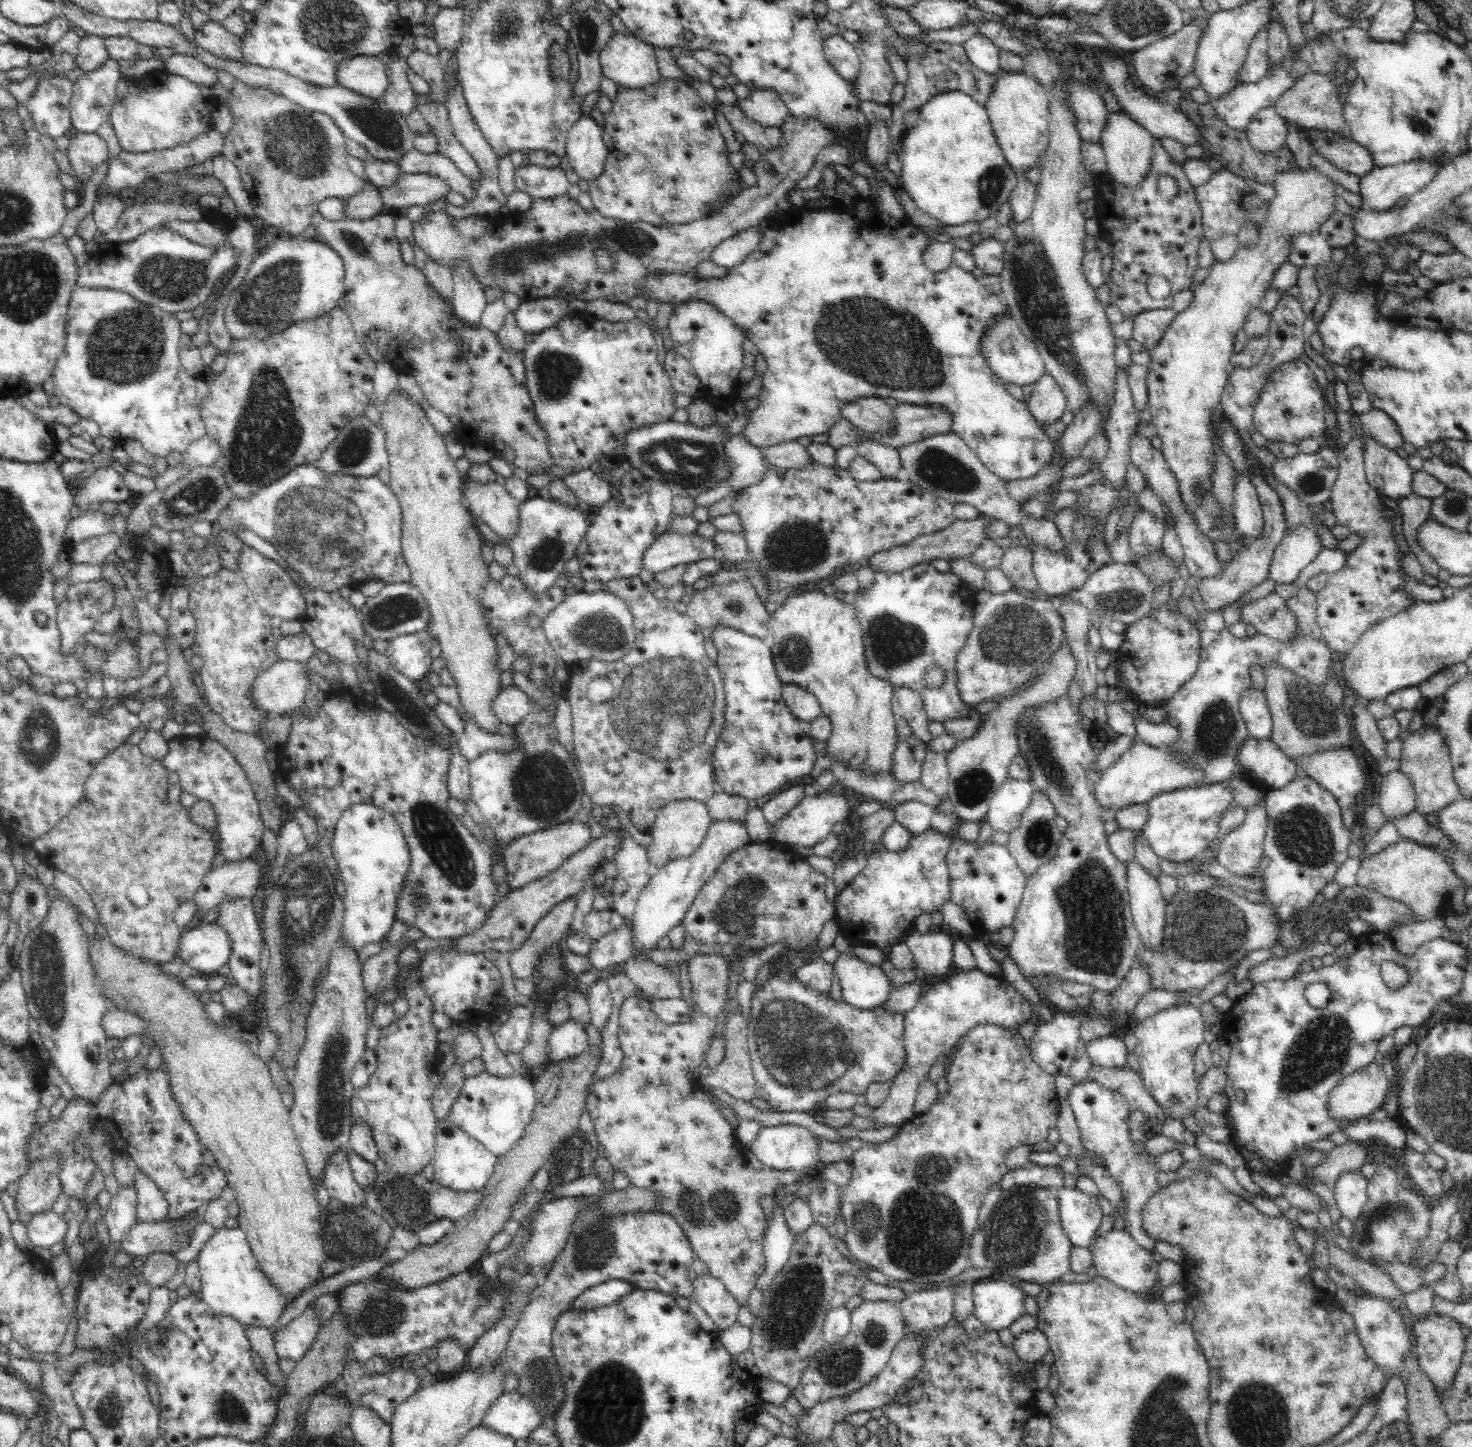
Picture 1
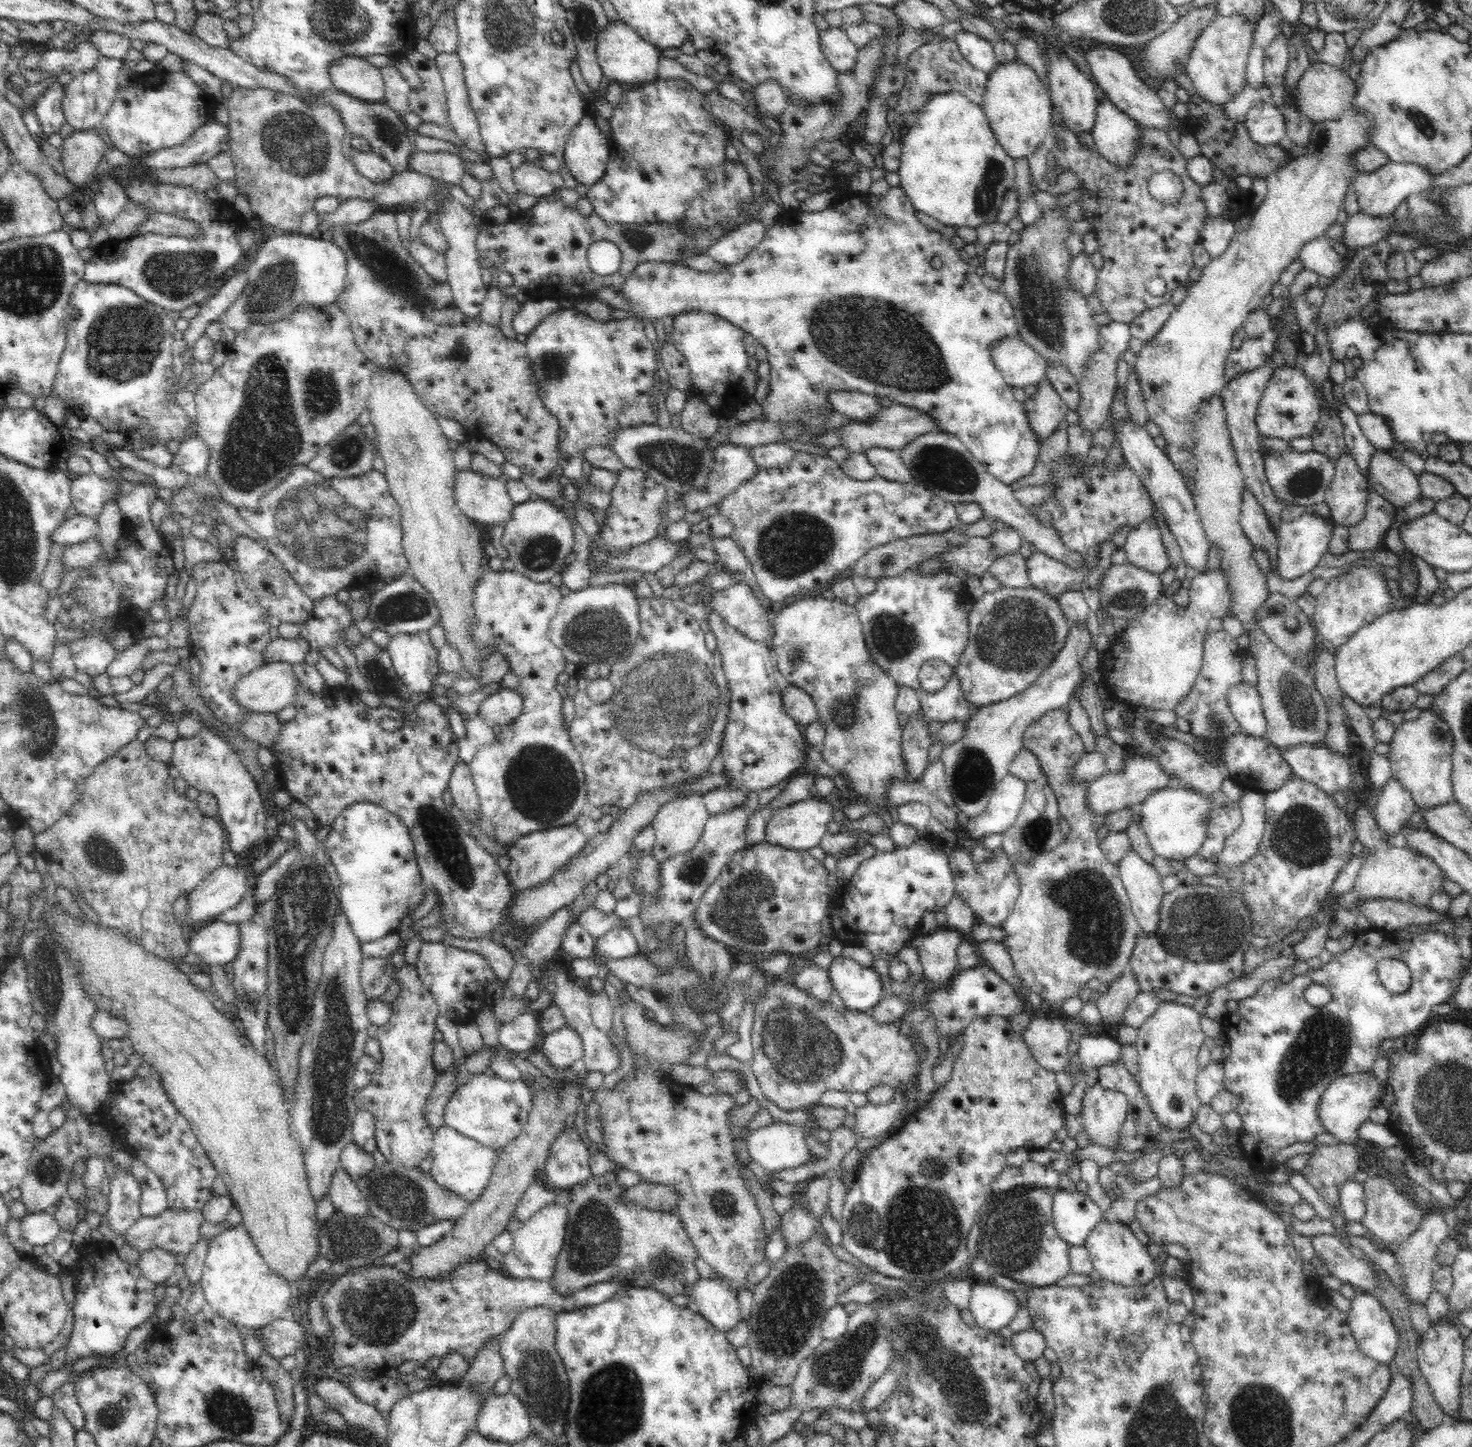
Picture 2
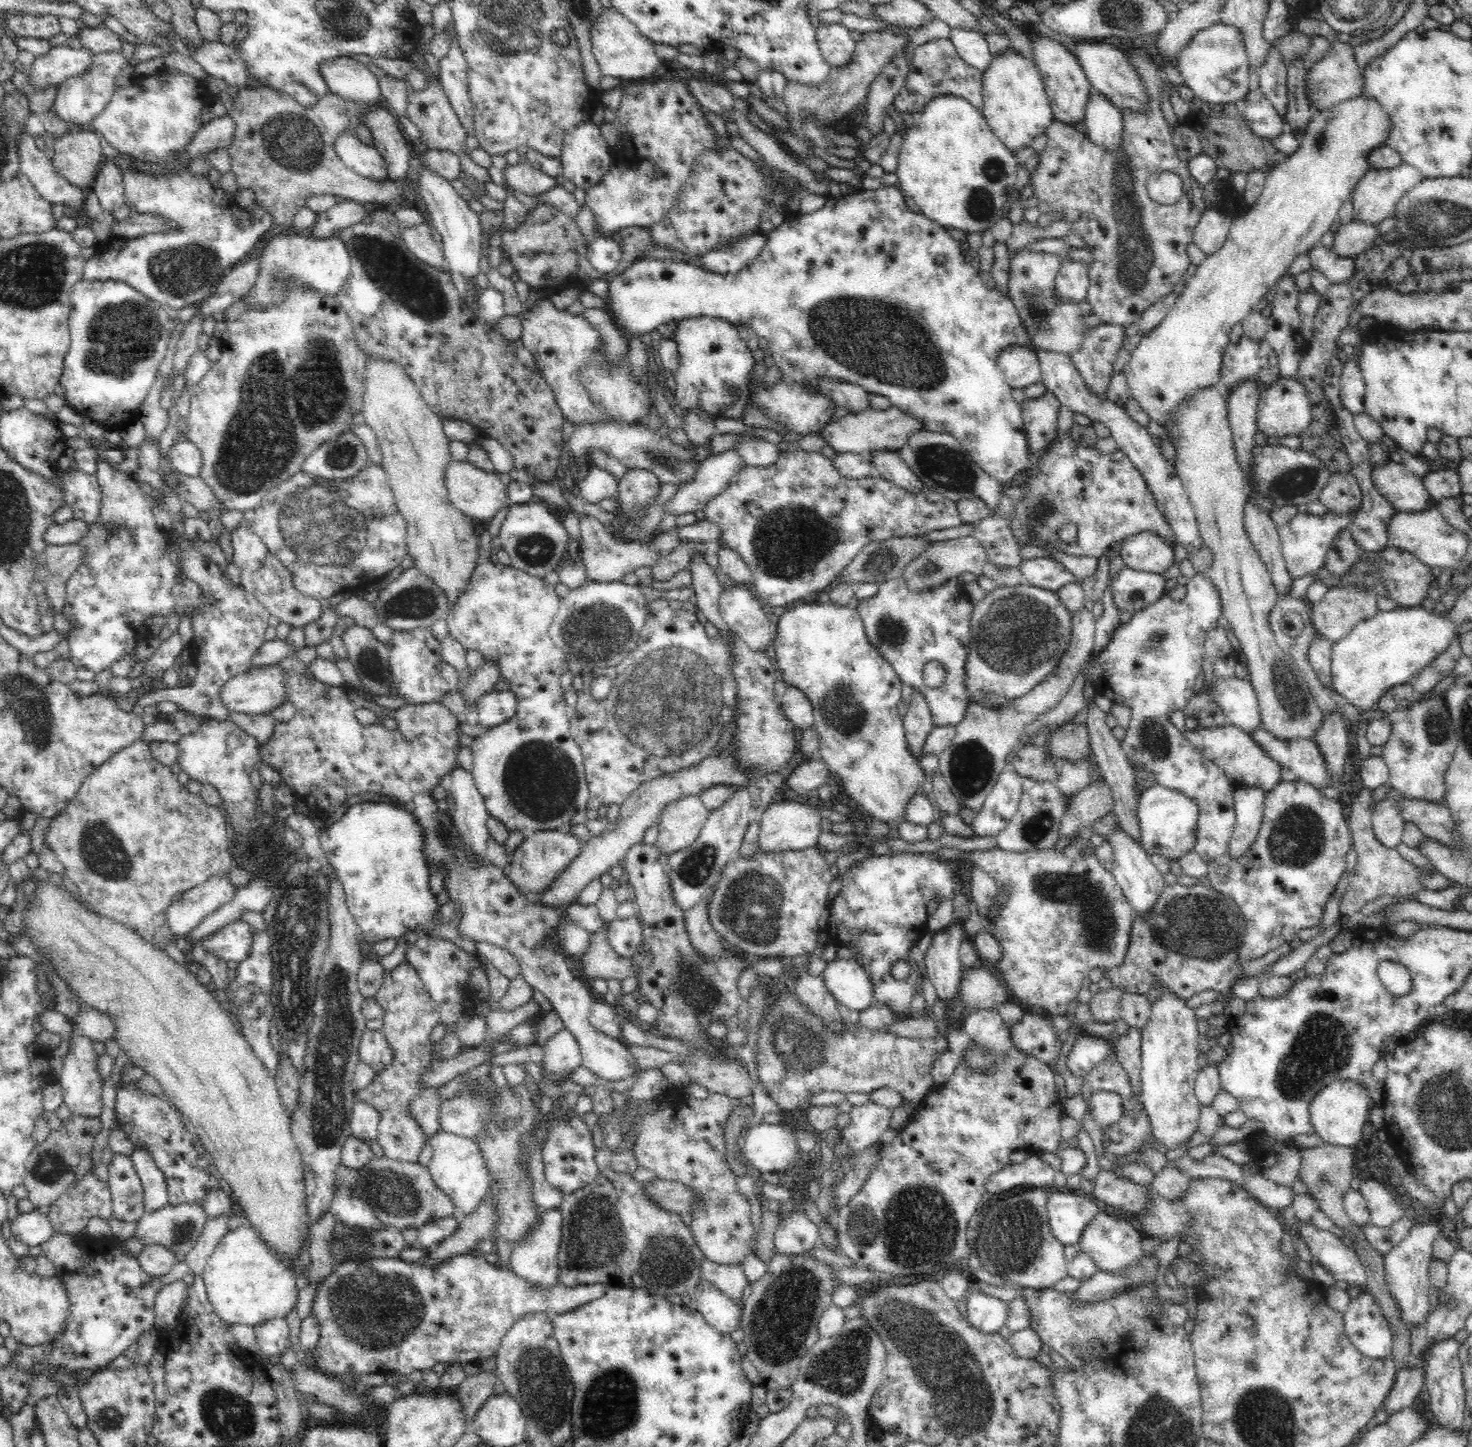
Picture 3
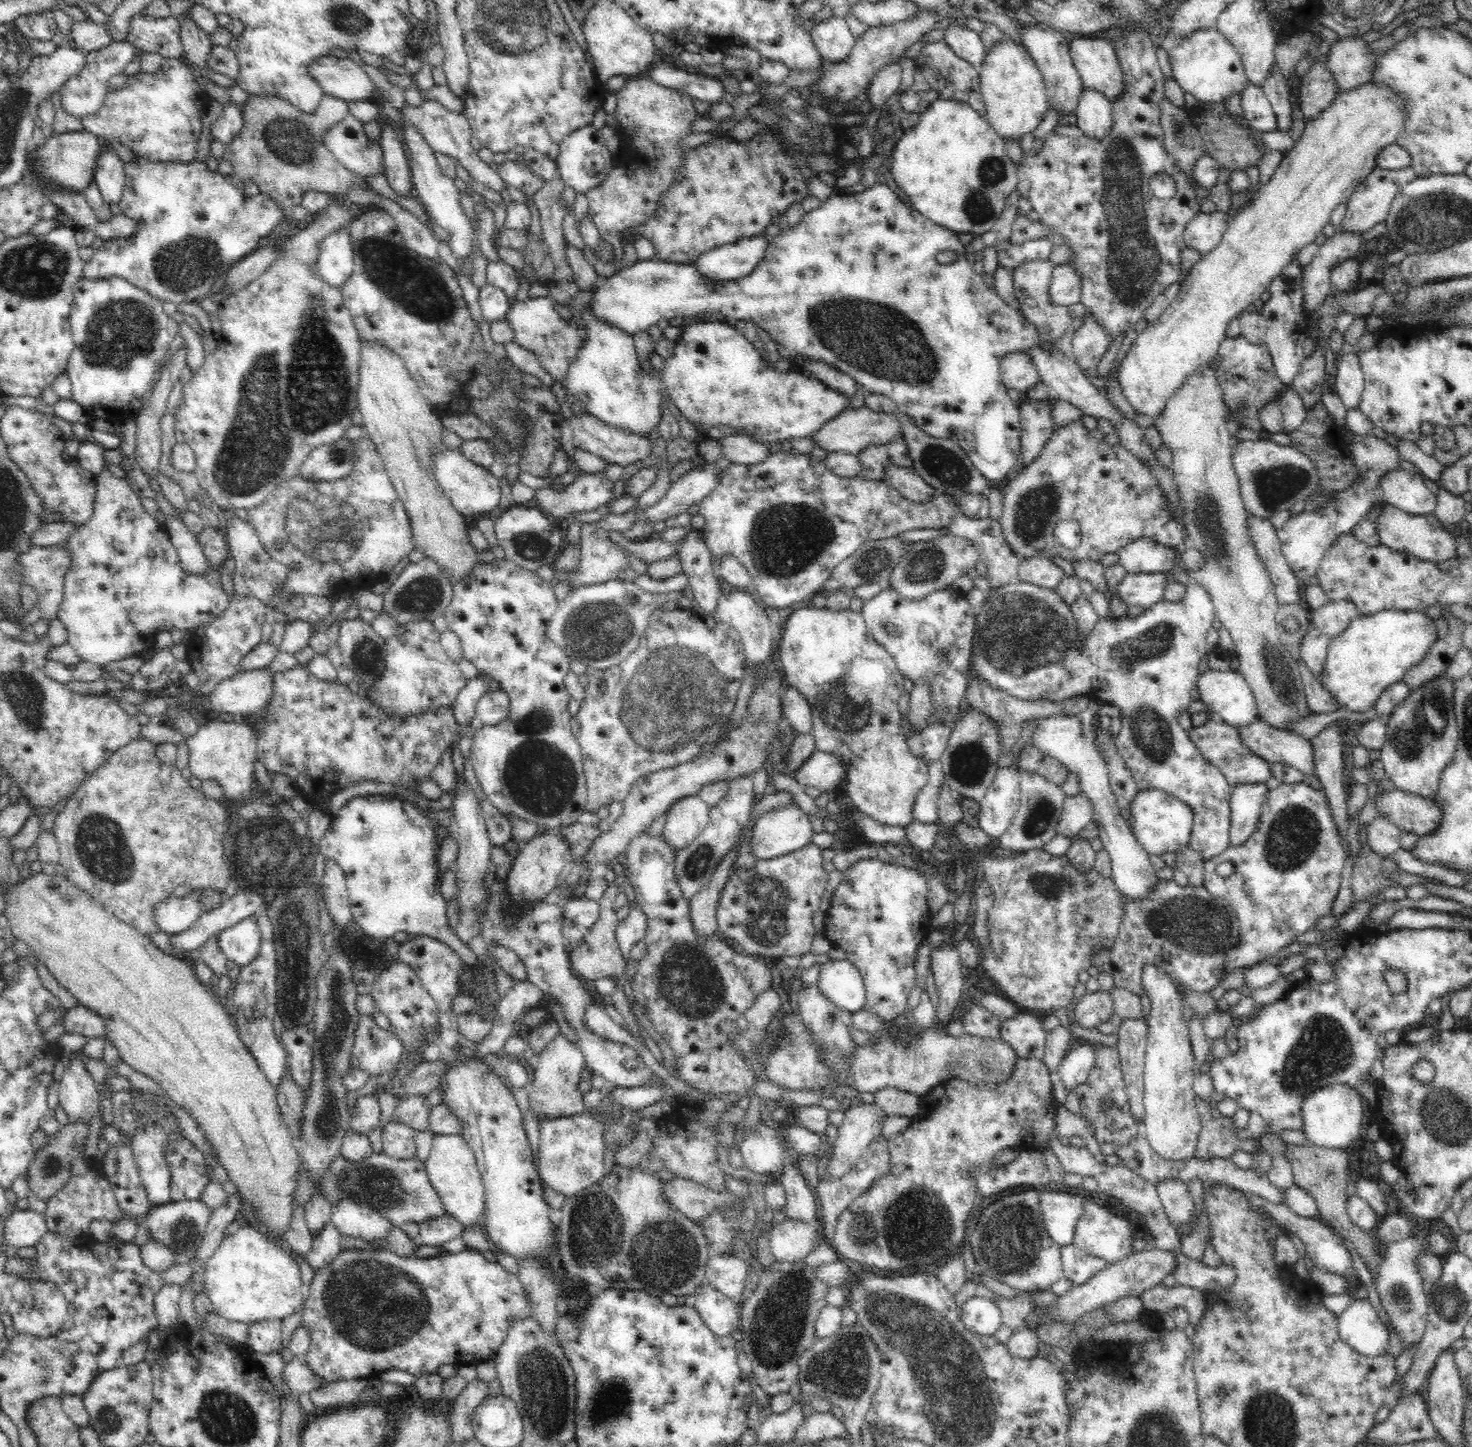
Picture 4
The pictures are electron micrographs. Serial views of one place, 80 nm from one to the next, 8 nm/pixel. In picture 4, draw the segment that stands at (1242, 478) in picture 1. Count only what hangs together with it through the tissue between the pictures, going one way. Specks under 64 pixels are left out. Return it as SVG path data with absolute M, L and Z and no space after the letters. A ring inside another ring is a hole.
M1249 515L1247 528L1252 537L1259 557L1266 565L1270 579L1275 587L1275 596L1279 604L1305 604L1300 581L1292 573L1283 551L1281 542L1269 519Z

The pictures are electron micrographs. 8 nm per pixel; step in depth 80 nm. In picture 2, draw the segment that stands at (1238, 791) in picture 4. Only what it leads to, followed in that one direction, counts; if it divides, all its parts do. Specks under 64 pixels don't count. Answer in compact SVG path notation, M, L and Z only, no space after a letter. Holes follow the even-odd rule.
M1247 789L1239 801L1242 811L1242 824L1234 834L1226 838L1216 861L1228 867L1244 865L1260 850L1266 826L1265 792Z

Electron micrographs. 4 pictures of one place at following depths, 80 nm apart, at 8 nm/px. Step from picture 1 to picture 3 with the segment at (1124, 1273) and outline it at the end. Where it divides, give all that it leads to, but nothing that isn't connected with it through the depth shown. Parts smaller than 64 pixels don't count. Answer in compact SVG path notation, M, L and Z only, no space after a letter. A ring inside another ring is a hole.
M1103 1209L1084 1229L1079 1240L1080 1248L1094 1261L1096 1270L1110 1273L1123 1273L1128 1267L1137 1265L1146 1255L1142 1249L1142 1232L1131 1222L1120 1217L1109 1216Z

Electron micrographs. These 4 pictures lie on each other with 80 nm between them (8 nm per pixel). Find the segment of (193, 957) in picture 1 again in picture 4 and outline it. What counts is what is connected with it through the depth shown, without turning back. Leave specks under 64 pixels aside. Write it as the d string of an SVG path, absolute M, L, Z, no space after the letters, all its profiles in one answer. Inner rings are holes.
M253 917L244 918L234 926L222 930L216 938L218 947L227 960L241 968L253 962L262 940Z

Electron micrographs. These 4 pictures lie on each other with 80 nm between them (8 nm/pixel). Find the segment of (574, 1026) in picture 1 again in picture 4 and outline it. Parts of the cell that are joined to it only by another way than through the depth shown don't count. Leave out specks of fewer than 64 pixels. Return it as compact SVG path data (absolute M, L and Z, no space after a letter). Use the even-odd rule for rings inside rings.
M560 1032L539 1052L534 1061L534 1080L528 1088L529 1103L535 1118L540 1116L572 1116L583 1113L582 1093L576 1089L581 1069L585 1067L583 1052L564 1033Z

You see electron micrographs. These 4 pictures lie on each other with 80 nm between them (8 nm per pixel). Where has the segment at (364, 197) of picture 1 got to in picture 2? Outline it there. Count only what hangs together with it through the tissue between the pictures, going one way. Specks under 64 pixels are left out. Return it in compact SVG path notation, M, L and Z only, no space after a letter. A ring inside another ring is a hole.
M351 198L342 200L340 206L329 215L323 215L328 226L336 224L360 224L368 220L380 208L375 200Z

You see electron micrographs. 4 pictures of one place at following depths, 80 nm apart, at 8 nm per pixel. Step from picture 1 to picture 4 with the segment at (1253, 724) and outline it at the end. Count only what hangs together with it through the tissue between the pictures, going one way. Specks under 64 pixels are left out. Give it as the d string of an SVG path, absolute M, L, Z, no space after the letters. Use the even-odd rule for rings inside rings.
M1206 670L1197 680L1200 698L1223 719L1223 723L1236 728L1244 728L1258 722L1257 702L1247 680L1236 670L1225 673L1220 670Z

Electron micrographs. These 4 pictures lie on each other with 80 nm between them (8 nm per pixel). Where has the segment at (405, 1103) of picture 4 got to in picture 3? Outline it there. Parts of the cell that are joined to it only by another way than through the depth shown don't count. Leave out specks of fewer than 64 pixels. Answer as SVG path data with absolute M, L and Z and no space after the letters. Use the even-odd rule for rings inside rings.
M426 1087L411 1104L412 1116L430 1137L440 1129L439 1108L444 1099L441 1099L438 1089Z

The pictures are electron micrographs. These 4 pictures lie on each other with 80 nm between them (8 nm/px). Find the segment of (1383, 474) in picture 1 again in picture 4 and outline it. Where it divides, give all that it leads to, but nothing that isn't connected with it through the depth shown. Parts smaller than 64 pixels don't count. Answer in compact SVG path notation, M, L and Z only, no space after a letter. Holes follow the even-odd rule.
M1402 468L1389 471L1379 481L1383 501L1414 515L1426 515L1435 511L1437 495L1429 490L1418 474Z

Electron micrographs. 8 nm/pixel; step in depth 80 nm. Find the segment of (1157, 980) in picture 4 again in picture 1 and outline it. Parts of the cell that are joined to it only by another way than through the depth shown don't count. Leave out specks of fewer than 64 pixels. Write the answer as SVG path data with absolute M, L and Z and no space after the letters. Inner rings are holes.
M1182 1004L1182 1006L1172 1006L1168 1010L1162 1010L1142 1022L1131 1025L1132 1032L1137 1038L1134 1053L1140 1060L1139 1074L1144 1079L1144 1086L1164 1109L1165 1114L1176 1120L1182 1120L1184 1116L1193 1116L1196 1107L1199 1106L1195 1079L1195 1052L1200 1043L1204 1041L1202 1037L1204 1023L1200 1008L1191 1004Z

